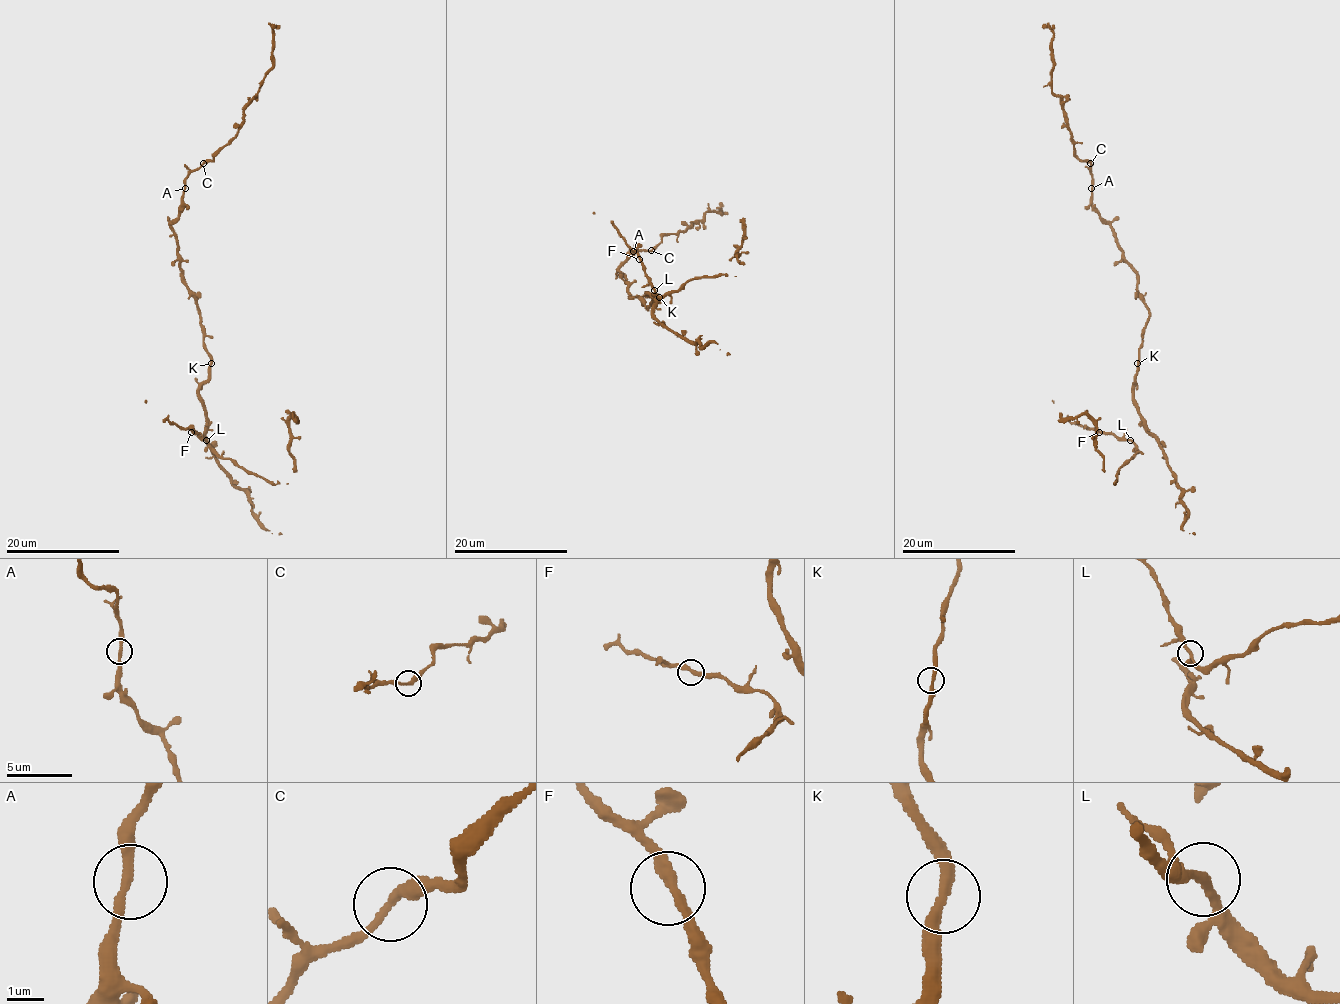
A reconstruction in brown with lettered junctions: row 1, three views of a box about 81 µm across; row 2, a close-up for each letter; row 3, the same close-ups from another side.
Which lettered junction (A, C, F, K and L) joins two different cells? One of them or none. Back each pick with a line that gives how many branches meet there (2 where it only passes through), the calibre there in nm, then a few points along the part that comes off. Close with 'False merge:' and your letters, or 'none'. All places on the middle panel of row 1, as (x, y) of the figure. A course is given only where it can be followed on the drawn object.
False merge: none

